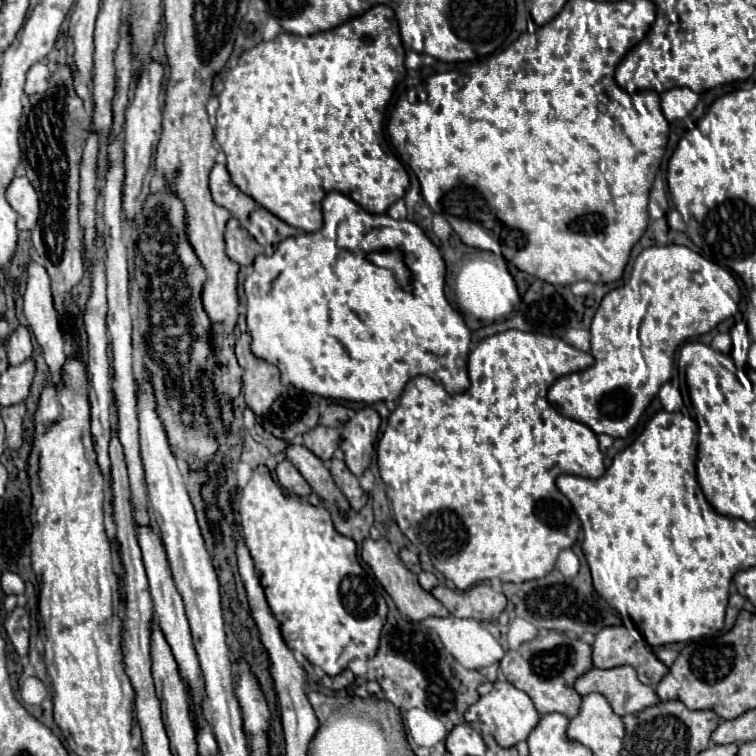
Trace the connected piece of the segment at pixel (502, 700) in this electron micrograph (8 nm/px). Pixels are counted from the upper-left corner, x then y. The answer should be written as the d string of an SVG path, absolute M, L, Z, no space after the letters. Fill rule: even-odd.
M494 682L492 692L480 696L478 702L474 702L468 710L466 710L466 722L484 722L490 726L492 736L496 738L498 746L502 748L510 748L522 740L528 738L528 734L532 732L532 728L538 724L540 716L530 700L530 696L518 688L514 688L510 682Z

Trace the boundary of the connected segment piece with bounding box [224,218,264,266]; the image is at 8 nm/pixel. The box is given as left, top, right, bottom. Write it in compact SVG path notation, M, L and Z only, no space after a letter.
M230 218L226 224L226 254L230 260L238 264L252 264L254 258L264 250L254 238L250 238L248 230L240 226L236 218Z

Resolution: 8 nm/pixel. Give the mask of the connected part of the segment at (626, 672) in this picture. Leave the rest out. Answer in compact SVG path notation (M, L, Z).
M616 666L610 670L590 668L574 682L574 690L580 696L590 692L604 694L618 716L636 714L658 702L656 692L638 680L632 666Z

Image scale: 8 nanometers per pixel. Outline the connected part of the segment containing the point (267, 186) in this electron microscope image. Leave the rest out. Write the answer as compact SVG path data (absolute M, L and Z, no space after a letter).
M382 4L372 8L366 14L350 18L348 22L344 22L342 26L338 26L334 30L318 32L312 36L296 36L296 34L282 32L274 40L260 42L258 46L250 48L246 54L240 56L238 66L228 72L228 76L224 80L224 90L218 94L220 108L216 112L216 142L220 144L220 148L226 154L226 160L228 160L226 166L228 166L232 182L244 194L248 194L260 206L264 206L268 212L276 214L280 220L284 220L290 226L300 228L304 232L316 232L322 228L323 215L320 202L328 190L338 190L342 194L346 194L348 198L352 198L356 204L360 204L364 210L368 210L372 214L384 214L396 200L400 200L404 196L404 192L410 184L402 162L396 158L396 154L392 152L392 148L388 146L388 142L384 138L384 110L386 110L386 104L391 99L394 82L399 79L396 74L407 74L404 58L405 49L401 42L398 25L392 16L392 10L388 6L382 6Z

